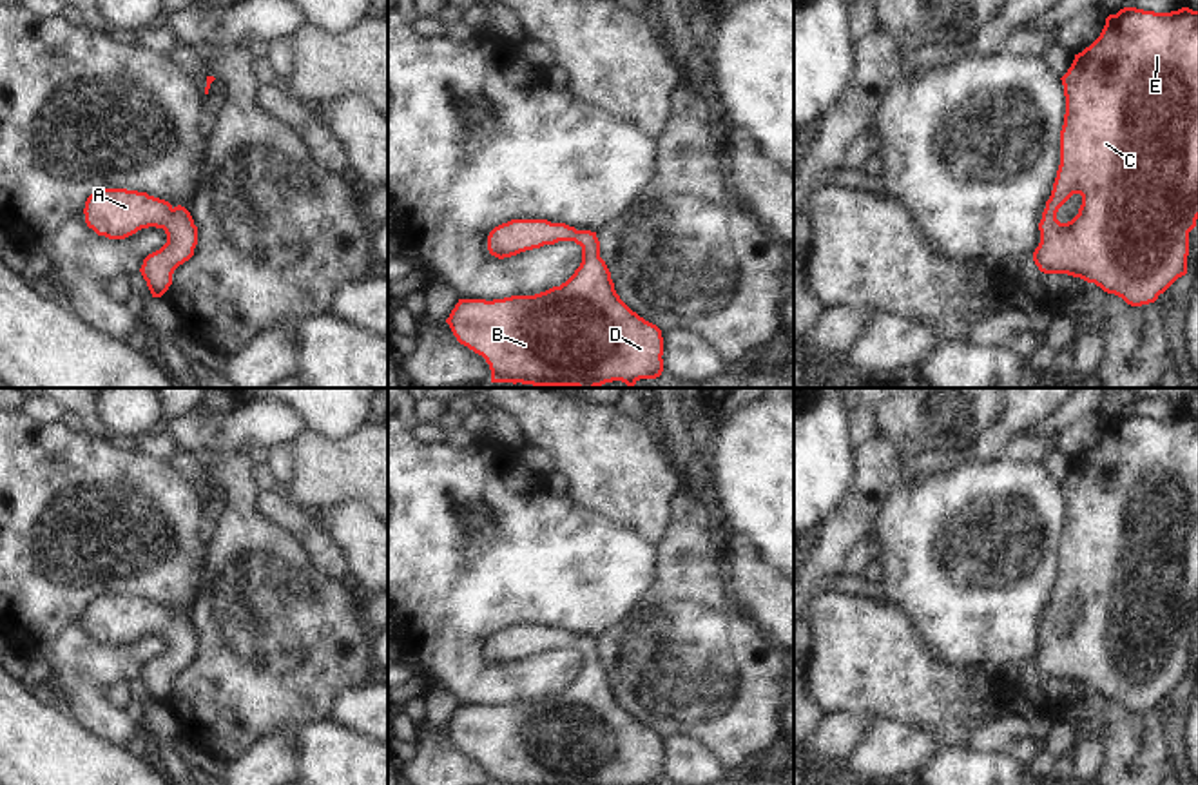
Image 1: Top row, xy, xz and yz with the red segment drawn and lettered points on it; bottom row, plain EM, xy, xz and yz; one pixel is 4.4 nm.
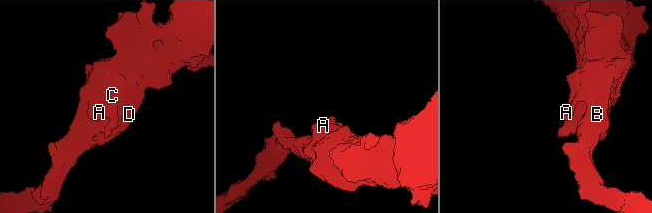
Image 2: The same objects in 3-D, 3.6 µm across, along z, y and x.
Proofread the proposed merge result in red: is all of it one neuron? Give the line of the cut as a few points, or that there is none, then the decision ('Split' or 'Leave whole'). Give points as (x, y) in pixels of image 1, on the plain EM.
No split. Leave whole.

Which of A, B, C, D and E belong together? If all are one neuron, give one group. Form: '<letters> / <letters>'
A B C D E

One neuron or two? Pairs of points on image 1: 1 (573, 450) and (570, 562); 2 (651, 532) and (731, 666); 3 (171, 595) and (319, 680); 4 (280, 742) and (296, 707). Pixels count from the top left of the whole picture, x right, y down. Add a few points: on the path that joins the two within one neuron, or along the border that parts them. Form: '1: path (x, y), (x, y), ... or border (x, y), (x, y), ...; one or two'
1: border (566, 492), (573, 503), (600, 513), (609, 523); two
2: border (673, 503), (673, 521), (666, 537), (656, 546); two
3: border (202, 566), (189, 617); two
4: border (299, 724), (270, 729), (251, 747); two

